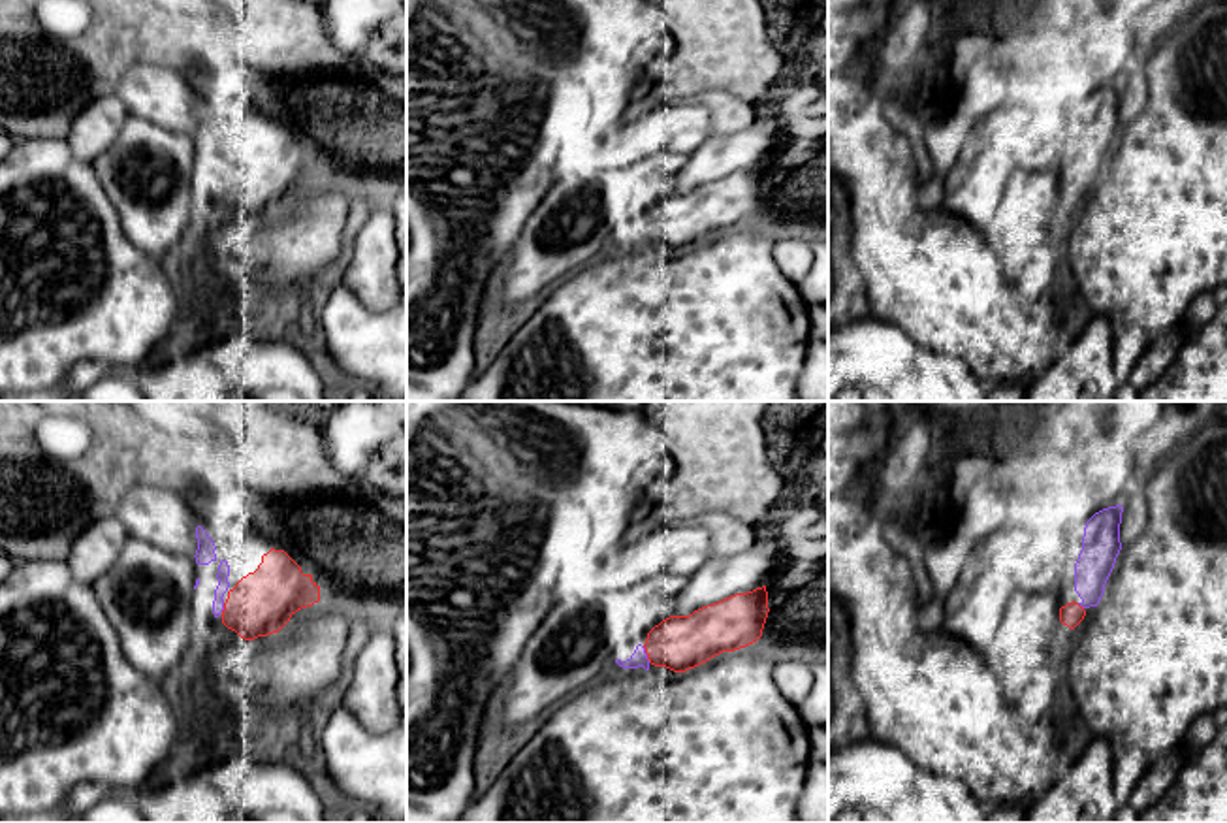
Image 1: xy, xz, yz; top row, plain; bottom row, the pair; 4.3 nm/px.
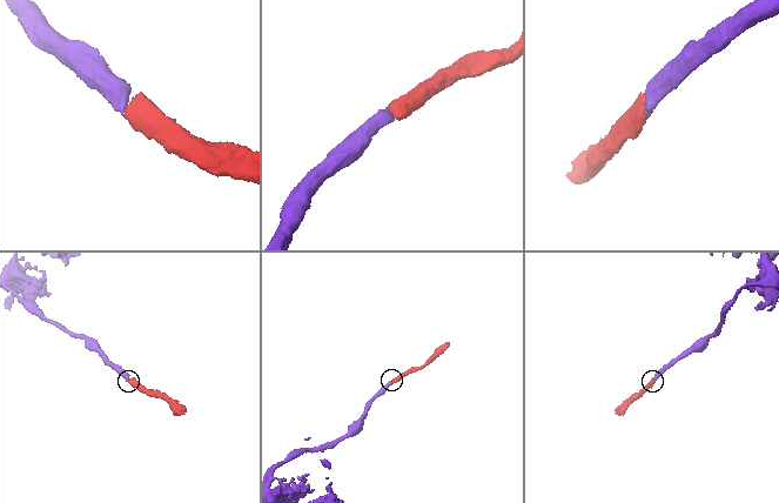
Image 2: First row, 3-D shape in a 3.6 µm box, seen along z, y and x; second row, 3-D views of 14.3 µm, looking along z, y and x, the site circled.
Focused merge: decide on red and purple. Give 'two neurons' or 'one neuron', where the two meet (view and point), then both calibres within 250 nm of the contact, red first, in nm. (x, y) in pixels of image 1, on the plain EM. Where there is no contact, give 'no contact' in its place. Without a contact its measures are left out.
one neuron | xz (646, 230) | 240/70 nm

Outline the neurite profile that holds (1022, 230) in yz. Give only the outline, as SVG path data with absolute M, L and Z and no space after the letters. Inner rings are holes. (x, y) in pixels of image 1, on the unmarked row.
M1018 169L1009 177L999 209L984 230L1009 277L1029 298L1060 286L1063 279L1054 235L1060 203L1060 179L1050 169Z

